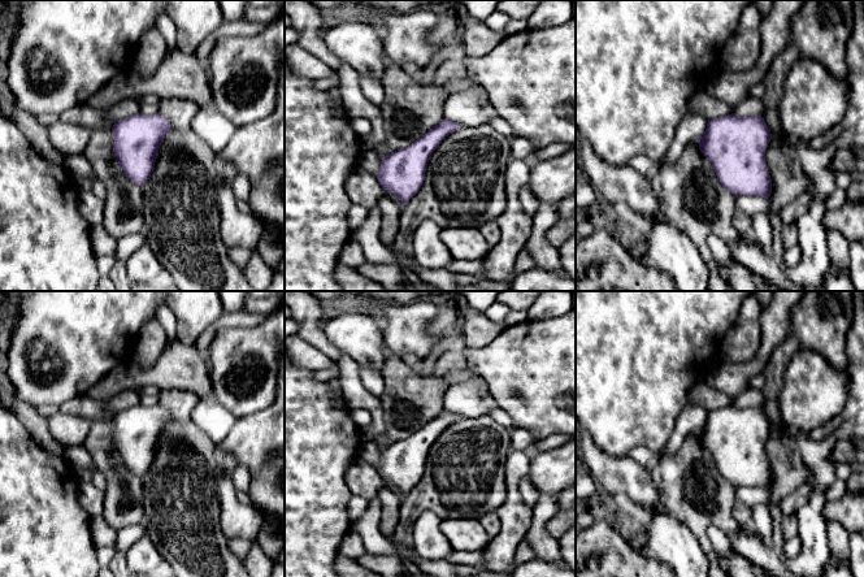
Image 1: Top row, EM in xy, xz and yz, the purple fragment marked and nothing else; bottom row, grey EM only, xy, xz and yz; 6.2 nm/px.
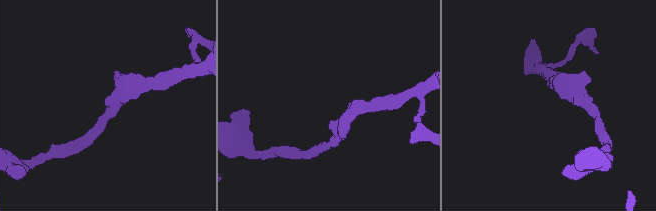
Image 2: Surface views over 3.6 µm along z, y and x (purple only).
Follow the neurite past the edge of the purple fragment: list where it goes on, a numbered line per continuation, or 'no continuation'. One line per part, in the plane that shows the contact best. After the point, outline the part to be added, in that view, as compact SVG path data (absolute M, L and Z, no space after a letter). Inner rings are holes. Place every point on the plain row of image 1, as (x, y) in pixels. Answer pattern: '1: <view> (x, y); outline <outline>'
no continuation

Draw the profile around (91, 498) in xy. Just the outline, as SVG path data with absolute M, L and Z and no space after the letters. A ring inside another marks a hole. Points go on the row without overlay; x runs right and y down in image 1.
M79 482L77 496L81 507L91 516L91 519L103 516L104 495L104 491L92 482Z

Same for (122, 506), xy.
M96 421L82 444L107 481L103 517L120 530L143 520L143 481L123 465L113 443L113 431L112 421Z

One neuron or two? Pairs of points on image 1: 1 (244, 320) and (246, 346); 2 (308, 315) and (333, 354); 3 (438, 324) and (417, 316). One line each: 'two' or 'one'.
1: two
2: one
3: two

